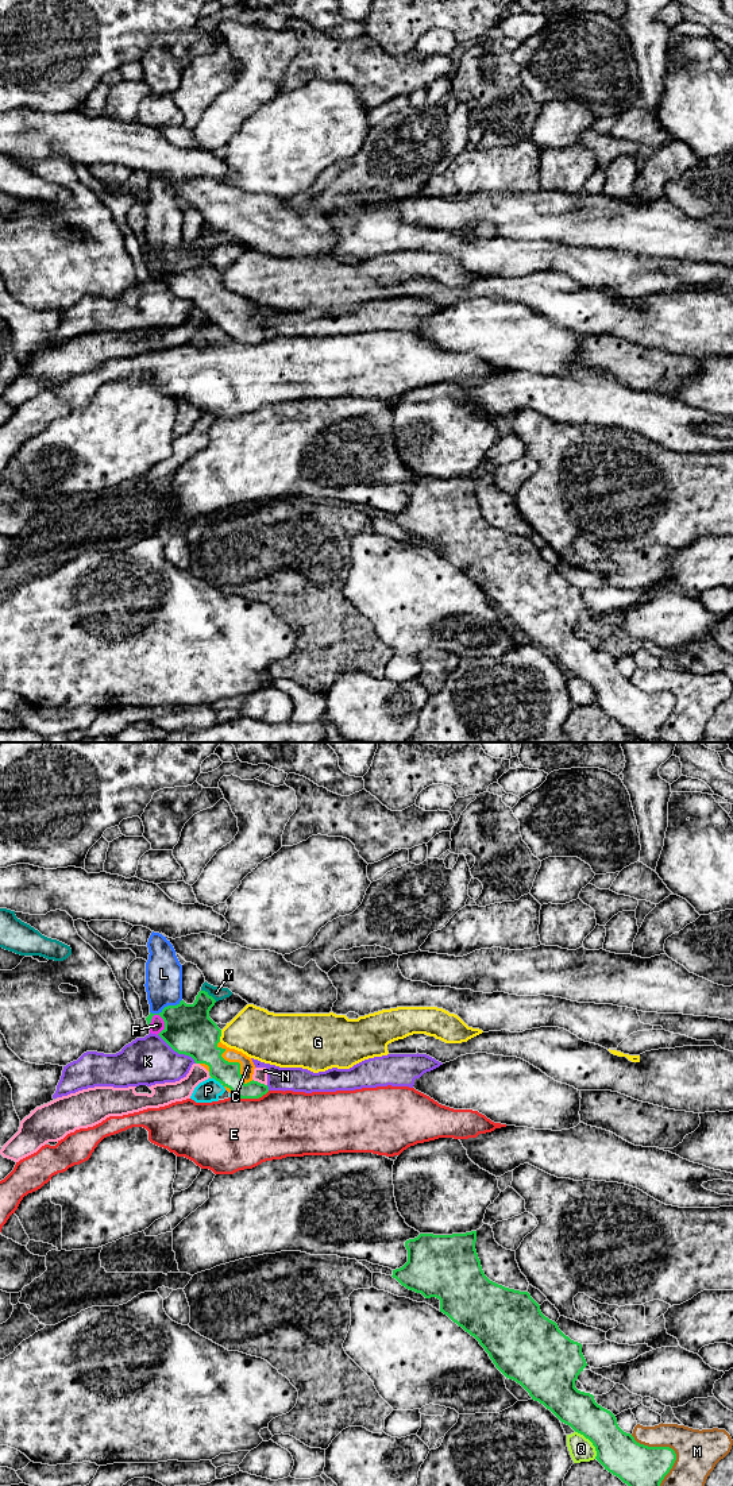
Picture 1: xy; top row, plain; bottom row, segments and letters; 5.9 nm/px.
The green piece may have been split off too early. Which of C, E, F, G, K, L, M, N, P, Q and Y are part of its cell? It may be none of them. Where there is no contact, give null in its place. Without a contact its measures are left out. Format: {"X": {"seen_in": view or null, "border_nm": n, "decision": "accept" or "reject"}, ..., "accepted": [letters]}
{"C": {"seen_in": "xy", "border_nm": 320, "decision": "accept"}, "E": {"seen_in": "xy", "border_nm": 240, "decision": "reject"}, "F": {"seen_in": "xy", "border_nm": 130, "decision": "reject"}, "G": {"seen_in": "xy", "border_nm": 70, "decision": "reject"}, "K": {"seen_in": "xy", "border_nm": 280, "decision": "reject"}, "L": {"seen_in": "xy", "border_nm": 200, "decision": "reject"}, "M": {"seen_in": "xy", "border_nm": 420, "decision": "reject"}, "N": {"seen_in": "xy", "border_nm": 100, "decision": "reject"}, "P": {"seen_in": "xy", "border_nm": 90, "decision": "reject"}, "Q": {"seen_in": "xy", "border_nm": 200, "decision": "reject"}, "Y": {"seen_in": "xy", "border_nm": 120, "decision": "reject"}, "accepted": ["C"]}

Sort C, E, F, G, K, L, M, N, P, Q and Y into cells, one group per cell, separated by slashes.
C / E / F L / G / K / M / N / P / Q / Y

